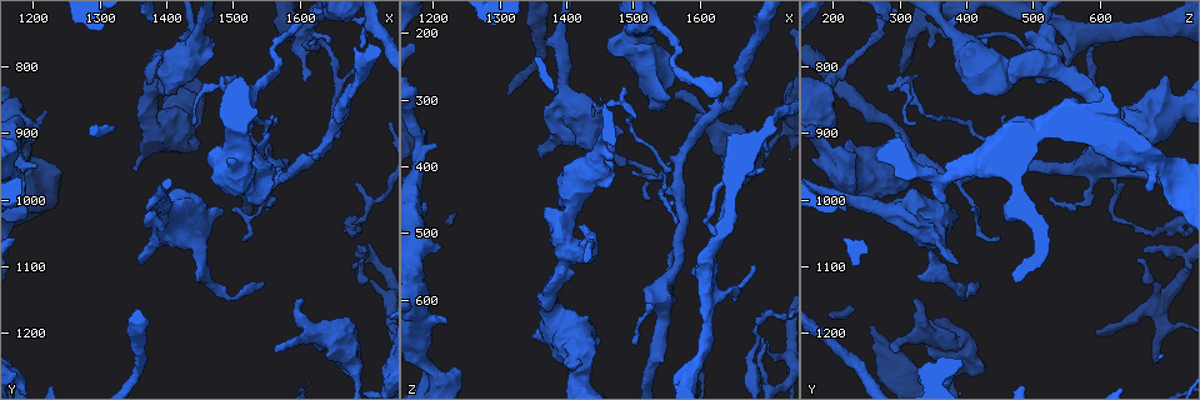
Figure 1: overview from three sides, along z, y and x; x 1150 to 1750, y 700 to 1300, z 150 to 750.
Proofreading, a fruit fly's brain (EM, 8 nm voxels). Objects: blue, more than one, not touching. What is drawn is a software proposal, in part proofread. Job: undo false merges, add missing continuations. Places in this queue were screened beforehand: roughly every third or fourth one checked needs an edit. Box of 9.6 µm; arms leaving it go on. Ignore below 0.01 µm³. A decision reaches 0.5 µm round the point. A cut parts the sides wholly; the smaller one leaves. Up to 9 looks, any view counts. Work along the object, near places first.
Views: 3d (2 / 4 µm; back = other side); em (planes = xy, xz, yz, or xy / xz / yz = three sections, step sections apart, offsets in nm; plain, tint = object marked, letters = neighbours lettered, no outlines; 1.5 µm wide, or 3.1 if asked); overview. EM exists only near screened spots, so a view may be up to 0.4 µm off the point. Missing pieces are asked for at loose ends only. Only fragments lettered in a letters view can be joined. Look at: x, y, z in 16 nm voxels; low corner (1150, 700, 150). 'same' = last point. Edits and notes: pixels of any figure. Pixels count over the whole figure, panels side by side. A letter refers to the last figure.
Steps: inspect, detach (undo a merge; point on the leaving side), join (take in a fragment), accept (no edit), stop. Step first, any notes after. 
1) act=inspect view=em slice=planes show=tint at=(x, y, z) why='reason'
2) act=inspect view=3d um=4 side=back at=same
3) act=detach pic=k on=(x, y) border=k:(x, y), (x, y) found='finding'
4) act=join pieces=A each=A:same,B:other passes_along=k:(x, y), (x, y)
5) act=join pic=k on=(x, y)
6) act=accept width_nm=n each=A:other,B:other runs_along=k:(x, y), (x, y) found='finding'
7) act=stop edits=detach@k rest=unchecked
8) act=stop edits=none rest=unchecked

act=inspect view=em slice=planes show=plain at=(1450, 1115, 325) why='an open end'

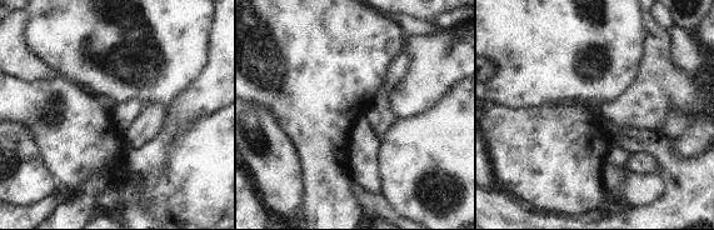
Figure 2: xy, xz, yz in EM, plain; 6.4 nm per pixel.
act=inspect view=em slice=planes show=tint at=same why='where the object lies'

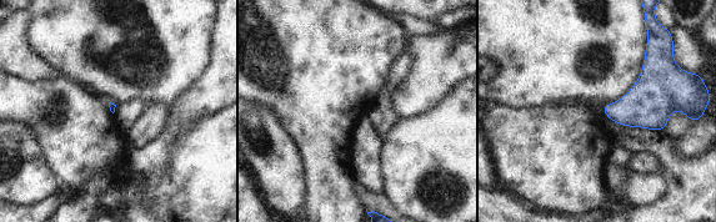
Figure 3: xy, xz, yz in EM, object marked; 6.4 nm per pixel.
act=inspect view=em slice=planes show=letters at=same why='what lies round it'

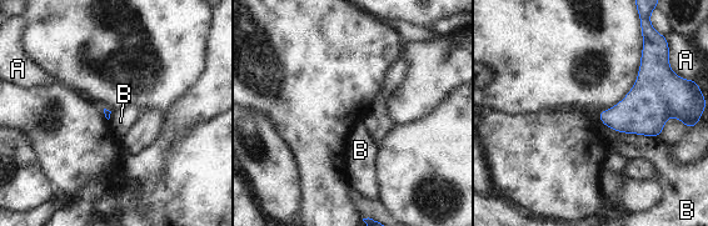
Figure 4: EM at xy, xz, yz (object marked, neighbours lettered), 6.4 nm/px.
act=accept each=A:other,B:other found='none of them fits'

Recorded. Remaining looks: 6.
act=inspect view=3d um=4 at=(1490, 1010, 355) why='thick end'

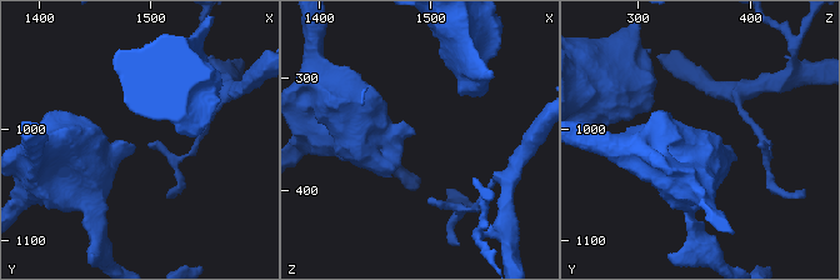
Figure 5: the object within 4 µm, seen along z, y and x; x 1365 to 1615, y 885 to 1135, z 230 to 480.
act=inspect view=em slice=planes show=tint at=(1486, 1014, 350) why='need the tissue'

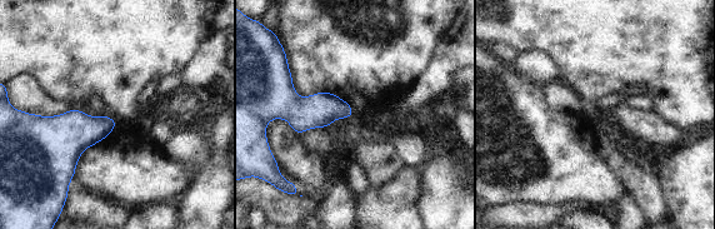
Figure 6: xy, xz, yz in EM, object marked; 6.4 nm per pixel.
act=inspect view=em slice=planes show=letters at=same why='what lies round it'

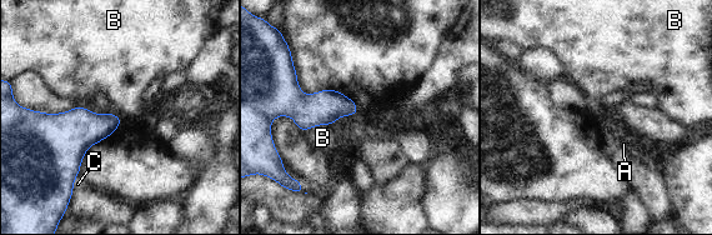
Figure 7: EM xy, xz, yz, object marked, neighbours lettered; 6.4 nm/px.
act=accept each=A:other,B:other,C:other border=7:(331, 124), (315, 125), (302, 133) found='no lettered fragment goes on from it'

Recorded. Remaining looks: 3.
act=inspect view=em slice=planes show=letters at=(1610, 820, 530) why='an open end'

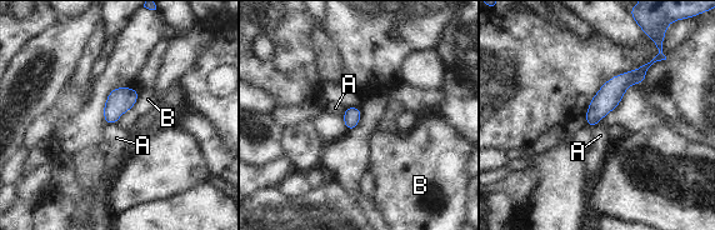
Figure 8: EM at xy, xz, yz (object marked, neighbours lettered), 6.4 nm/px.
act=accept each=A:other,B:other runs_along=8:(643, 69), (628, 78), (589, 123) found='none of them fits'

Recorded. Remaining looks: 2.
act=stop edits=none rest=unchecked

